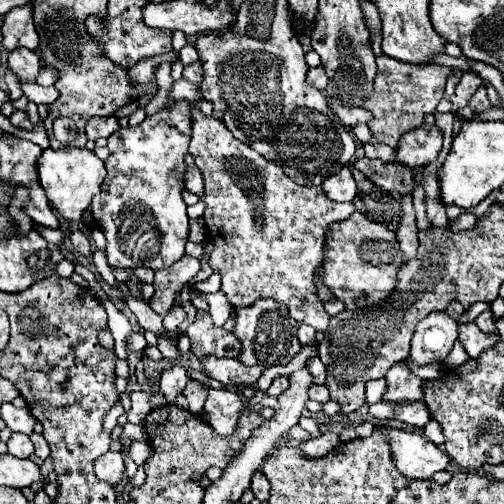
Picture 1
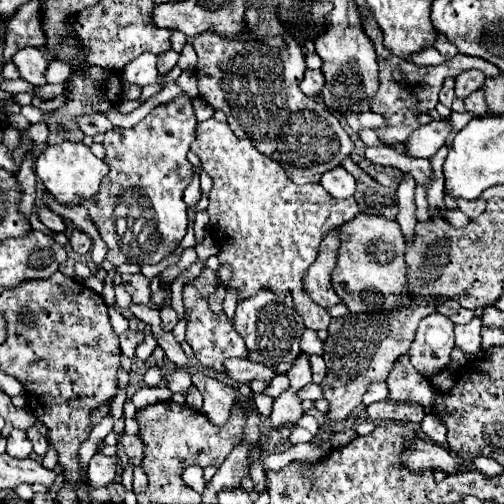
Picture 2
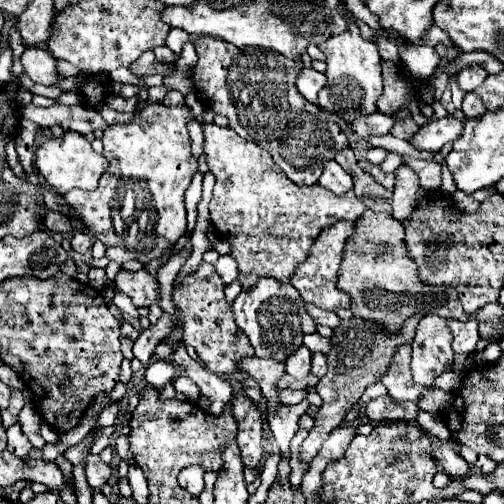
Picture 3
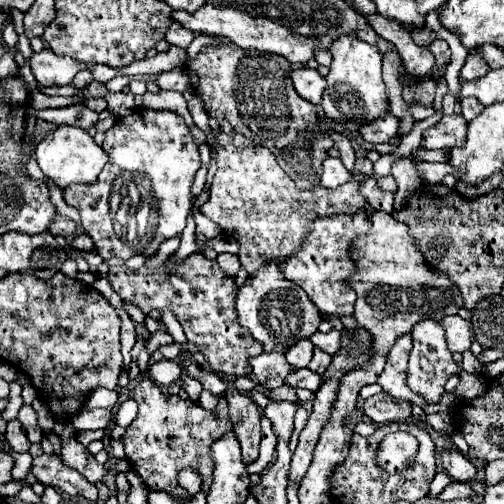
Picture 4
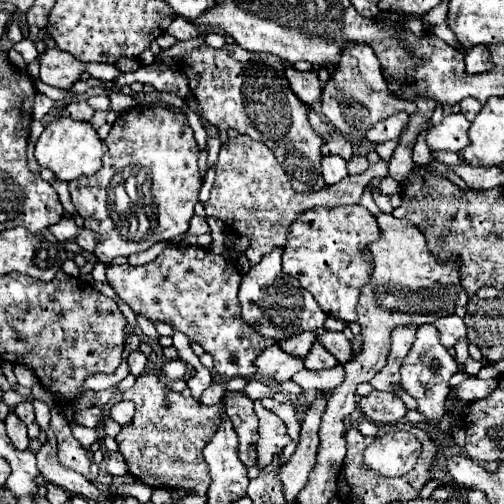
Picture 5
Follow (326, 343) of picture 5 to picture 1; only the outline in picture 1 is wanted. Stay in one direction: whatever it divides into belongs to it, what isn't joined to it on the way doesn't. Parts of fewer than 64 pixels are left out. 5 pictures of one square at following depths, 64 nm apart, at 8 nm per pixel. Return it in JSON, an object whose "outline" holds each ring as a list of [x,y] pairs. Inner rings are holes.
{"outline":[[[298,322],[298,332],[296,332],[296,336],[298,336],[298,340],[302,342],[302,346],[304,346],[304,344],[312,344],[312,342],[314,342],[314,334],[316,334],[316,330],[314,330],[312,326],[308,326],[308,324],[304,324],[304,322]]]}

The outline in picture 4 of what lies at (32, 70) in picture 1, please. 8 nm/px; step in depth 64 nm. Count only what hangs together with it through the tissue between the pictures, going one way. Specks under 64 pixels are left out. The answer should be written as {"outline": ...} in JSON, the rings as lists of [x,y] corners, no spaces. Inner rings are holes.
{"outline":[[[42,50],[32,54],[30,68],[42,86],[66,86],[88,66],[76,64],[76,60],[68,60],[68,56],[56,56],[50,50]]]}

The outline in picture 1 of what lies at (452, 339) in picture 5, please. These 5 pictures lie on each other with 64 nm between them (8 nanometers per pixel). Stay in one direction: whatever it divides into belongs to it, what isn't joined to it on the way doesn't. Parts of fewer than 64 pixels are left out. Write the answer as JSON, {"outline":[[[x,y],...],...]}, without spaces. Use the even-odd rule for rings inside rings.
{"outline":[[[468,322],[468,324],[460,324],[460,336],[458,336],[458,340],[464,344],[466,354],[470,358],[478,358],[488,348],[494,348],[498,344],[500,336],[498,336],[498,332],[486,334],[474,322]]]}

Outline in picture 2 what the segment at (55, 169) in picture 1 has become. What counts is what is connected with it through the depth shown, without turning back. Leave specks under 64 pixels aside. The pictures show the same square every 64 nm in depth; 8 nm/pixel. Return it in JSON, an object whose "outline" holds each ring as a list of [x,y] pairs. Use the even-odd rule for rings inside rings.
{"outline":[[[66,140],[58,146],[46,146],[40,152],[36,160],[36,174],[44,184],[44,190],[50,192],[56,202],[66,206],[78,206],[82,200],[88,200],[98,192],[102,178],[108,174],[108,166],[104,160],[96,158],[86,144],[74,144]]]}

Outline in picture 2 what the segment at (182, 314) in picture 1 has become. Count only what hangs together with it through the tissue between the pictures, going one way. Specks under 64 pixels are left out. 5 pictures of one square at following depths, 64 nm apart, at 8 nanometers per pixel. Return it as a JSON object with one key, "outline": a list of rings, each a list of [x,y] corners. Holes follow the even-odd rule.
{"outline":[[[164,308],[164,310],[160,310],[160,316],[162,316],[162,328],[164,328],[166,332],[172,332],[172,328],[176,326],[176,322],[180,320],[180,316],[176,314],[174,308]]]}

